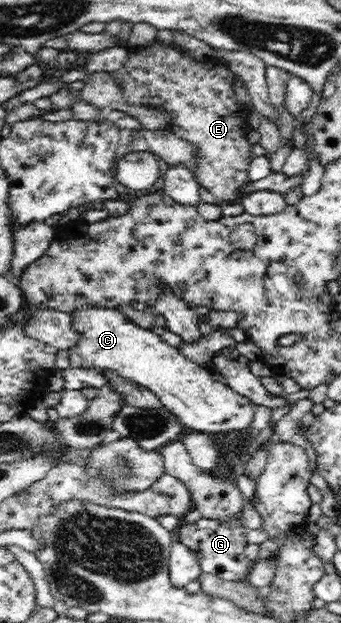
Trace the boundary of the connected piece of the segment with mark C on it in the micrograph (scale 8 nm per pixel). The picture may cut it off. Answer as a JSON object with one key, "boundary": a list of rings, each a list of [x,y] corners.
{"boundary":[[[89,305],[87,309],[71,311],[70,318],[74,332],[79,336],[77,343],[68,350],[73,368],[100,369],[102,372],[117,373],[117,376],[147,388],[159,398],[165,408],[178,417],[178,421],[185,427],[186,431],[200,431],[201,433],[211,433],[214,436],[216,433],[245,431],[250,427],[254,418],[254,403],[251,400],[227,385],[223,385],[219,381],[213,381],[211,372],[207,373],[206,366],[193,363],[187,357],[181,355],[177,348],[165,343],[161,336],[133,324],[117,309]]]}

